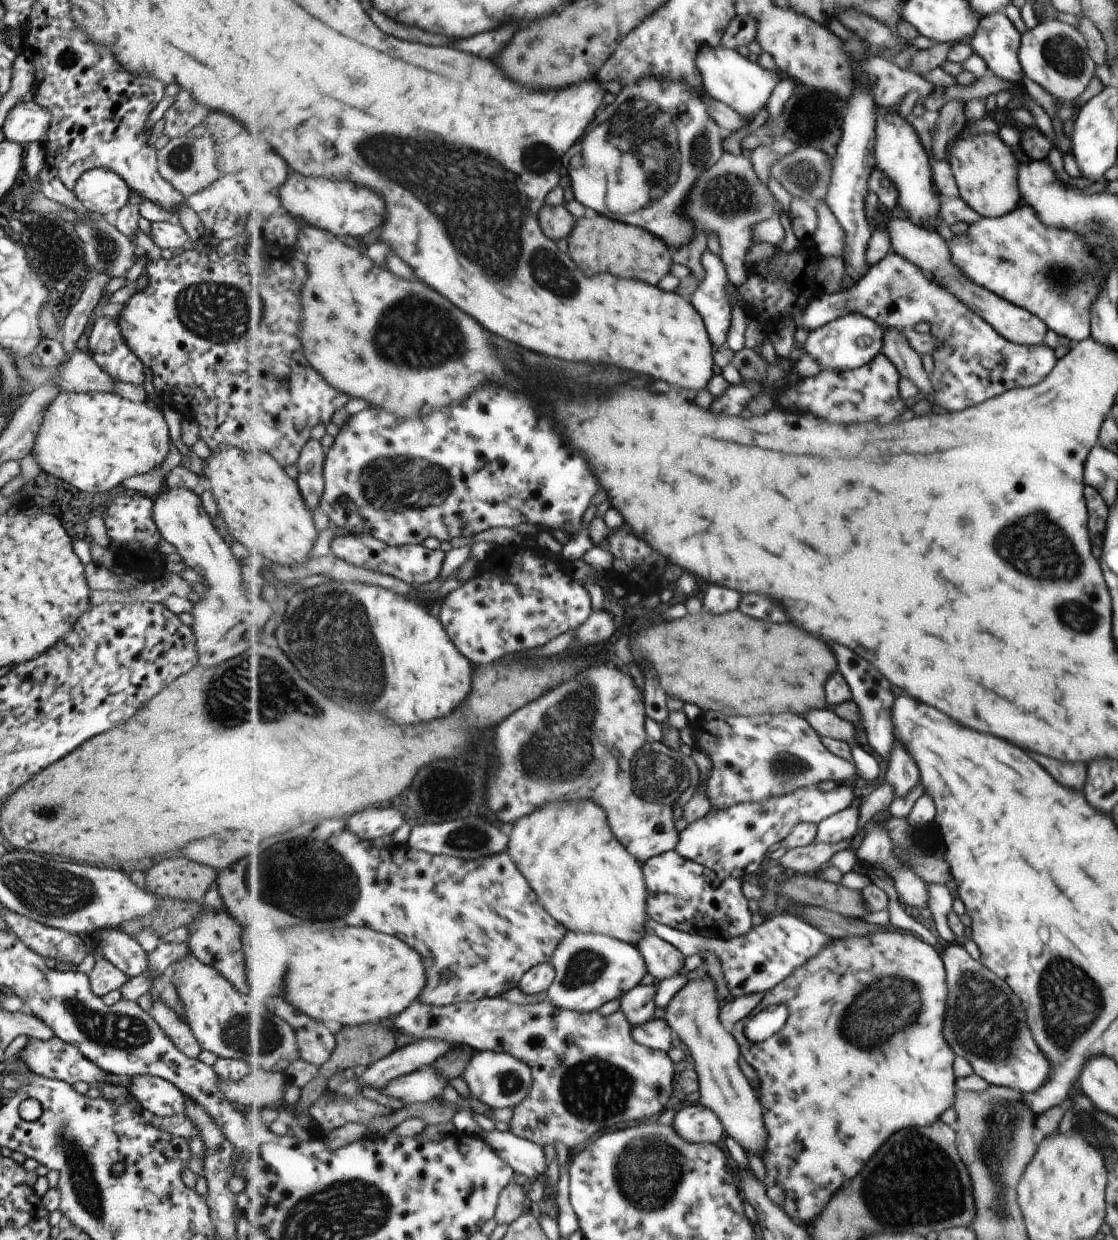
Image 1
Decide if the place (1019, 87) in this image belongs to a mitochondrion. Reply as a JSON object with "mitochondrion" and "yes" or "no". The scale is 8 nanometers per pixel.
{"mitochondrion":"no"}

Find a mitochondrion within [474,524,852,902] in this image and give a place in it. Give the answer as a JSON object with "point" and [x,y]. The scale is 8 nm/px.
{"point":[560,749]}

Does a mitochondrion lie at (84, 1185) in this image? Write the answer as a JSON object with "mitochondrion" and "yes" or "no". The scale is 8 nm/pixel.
{"mitochondrion":"yes"}

